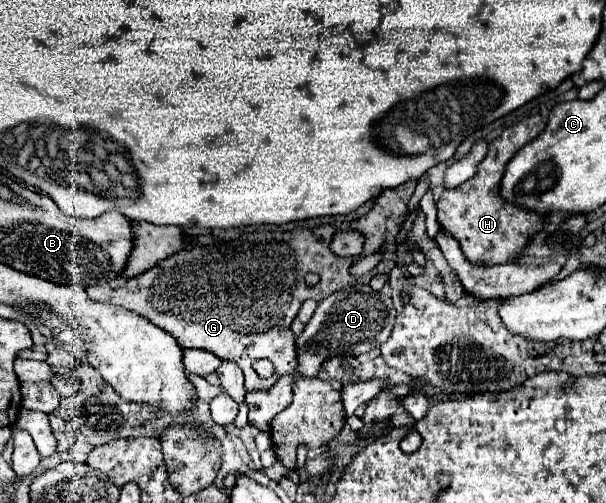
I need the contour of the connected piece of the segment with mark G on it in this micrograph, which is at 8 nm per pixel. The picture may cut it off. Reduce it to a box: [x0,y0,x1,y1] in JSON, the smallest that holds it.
[87,181,415,391]

